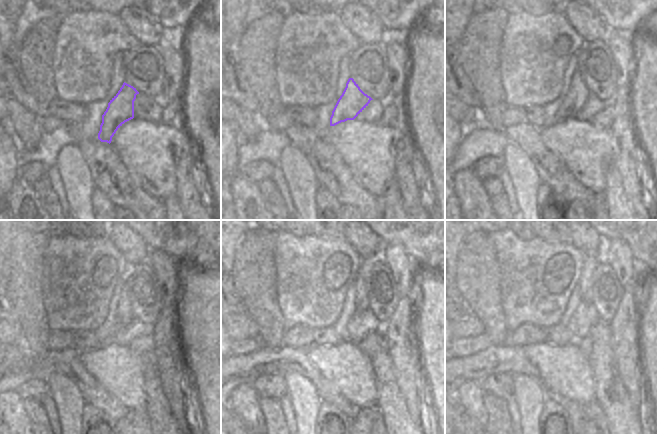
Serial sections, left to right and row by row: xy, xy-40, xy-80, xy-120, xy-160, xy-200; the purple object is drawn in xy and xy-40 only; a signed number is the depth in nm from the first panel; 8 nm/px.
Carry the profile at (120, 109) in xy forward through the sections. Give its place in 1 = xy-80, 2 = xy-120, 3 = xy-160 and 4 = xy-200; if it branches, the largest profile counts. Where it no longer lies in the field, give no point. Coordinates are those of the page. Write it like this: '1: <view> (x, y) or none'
1: xy-80 (578, 93)
2: xy-120 (131, 312)
3: xy-160 (361, 296)
4: xy-200 (591, 261)

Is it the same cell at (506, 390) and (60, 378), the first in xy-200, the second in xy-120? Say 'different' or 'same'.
different

